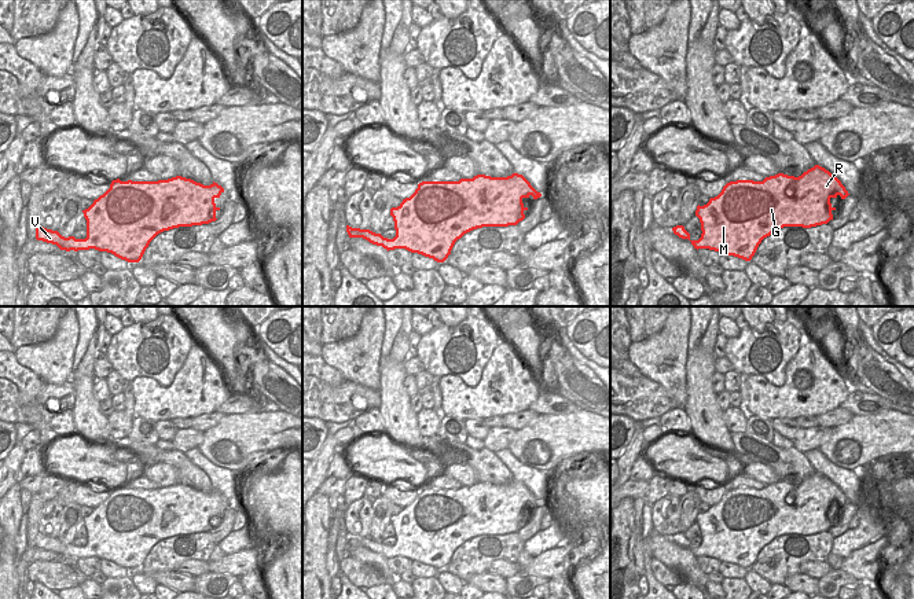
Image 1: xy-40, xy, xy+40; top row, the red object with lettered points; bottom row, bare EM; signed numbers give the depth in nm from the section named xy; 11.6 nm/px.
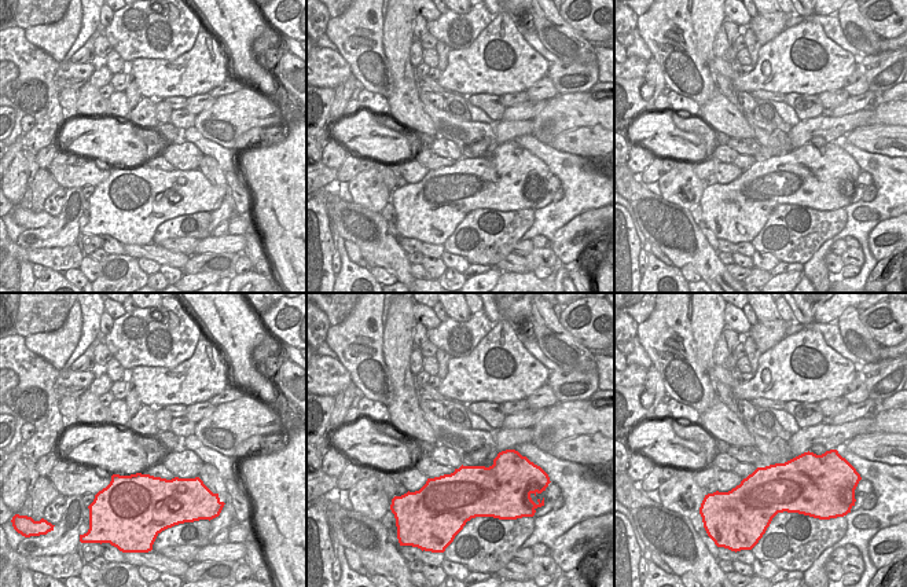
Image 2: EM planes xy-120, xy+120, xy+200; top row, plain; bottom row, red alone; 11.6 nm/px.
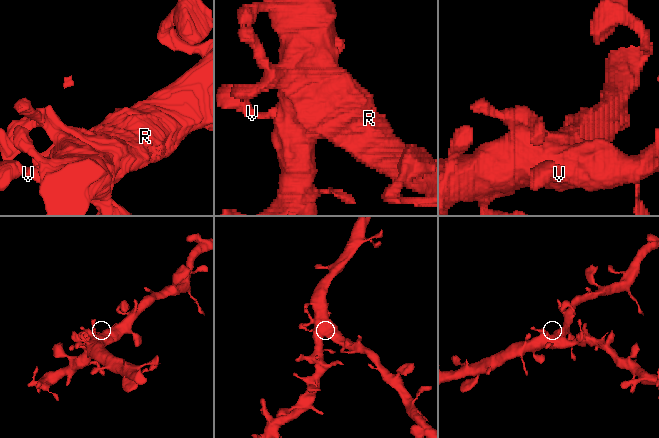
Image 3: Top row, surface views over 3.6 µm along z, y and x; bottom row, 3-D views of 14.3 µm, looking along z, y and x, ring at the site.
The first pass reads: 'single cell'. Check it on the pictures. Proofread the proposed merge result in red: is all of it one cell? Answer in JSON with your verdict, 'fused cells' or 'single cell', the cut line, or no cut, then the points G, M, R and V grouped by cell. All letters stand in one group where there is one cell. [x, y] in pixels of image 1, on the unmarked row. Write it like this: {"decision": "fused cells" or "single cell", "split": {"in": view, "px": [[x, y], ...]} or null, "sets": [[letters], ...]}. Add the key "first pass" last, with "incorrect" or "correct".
{"decision": "single cell", "split": null, "sets": [["G", "M", "R", "V"]], "first pass": "correct"}

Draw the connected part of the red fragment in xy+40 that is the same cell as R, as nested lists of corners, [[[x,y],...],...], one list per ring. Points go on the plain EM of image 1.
[[[819,473],[799,485],[778,481],[763,489],[730,489],[717,504],[711,506],[704,514],[697,514],[695,523],[700,526],[702,539],[698,548],[691,548],[683,533],[676,533],[672,539],[679,545],[689,547],[697,558],[709,556],[750,569],[761,548],[775,537],[827,532],[833,528],[832,519],[836,518],[830,507],[838,503],[845,507],[849,501],[836,484]]]

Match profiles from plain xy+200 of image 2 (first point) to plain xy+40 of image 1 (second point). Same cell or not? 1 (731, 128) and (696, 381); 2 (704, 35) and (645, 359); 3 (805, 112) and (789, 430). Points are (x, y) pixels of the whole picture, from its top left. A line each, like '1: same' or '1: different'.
1: same
2: different
3: same

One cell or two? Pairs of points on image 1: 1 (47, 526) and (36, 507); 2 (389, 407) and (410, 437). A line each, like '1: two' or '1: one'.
1: two
2: one

